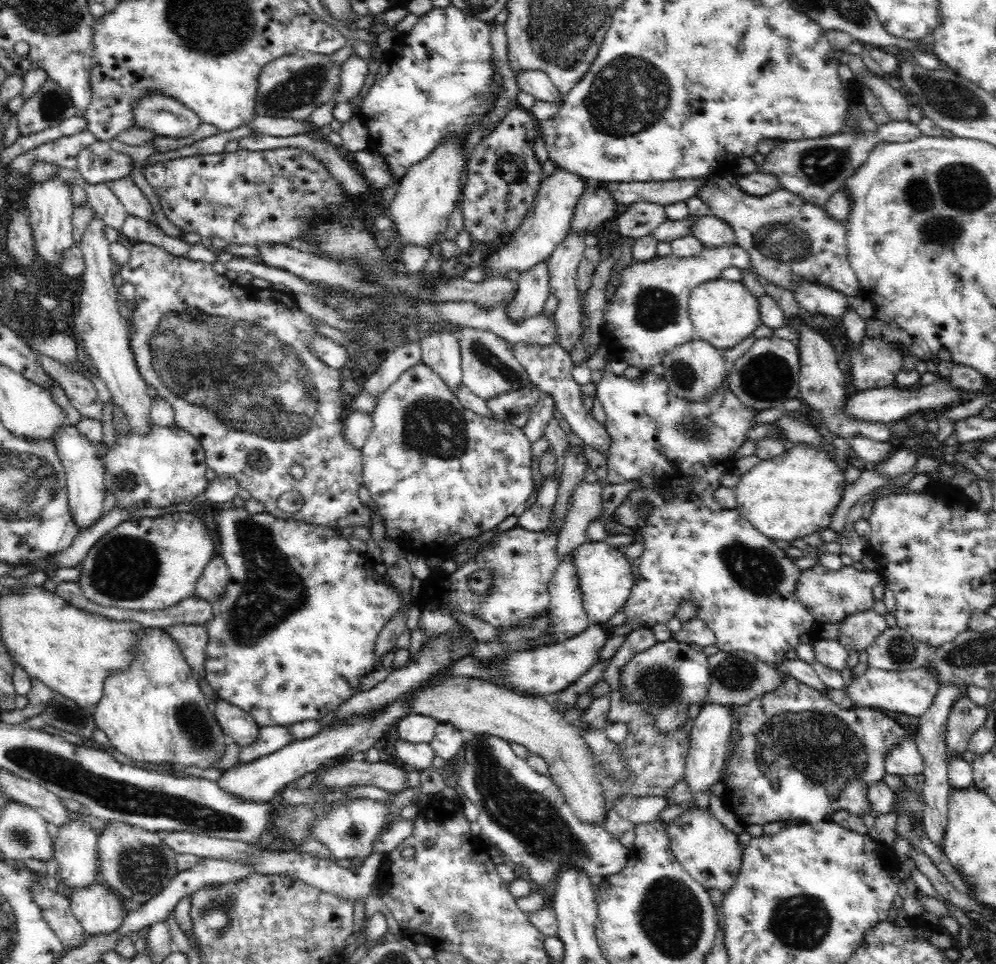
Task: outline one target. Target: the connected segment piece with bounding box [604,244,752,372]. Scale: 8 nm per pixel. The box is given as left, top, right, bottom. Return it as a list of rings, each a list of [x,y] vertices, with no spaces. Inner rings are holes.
[[[736,244],[728,246],[728,248],[705,247],[700,256],[692,256],[692,258],[680,258],[672,254],[628,266],[623,271],[621,283],[618,285],[611,303],[604,306],[605,330],[610,330],[615,336],[612,340],[612,347],[616,352],[616,357],[626,362],[628,366],[636,366],[642,372],[662,364],[662,360],[668,352],[672,352],[674,348],[680,348],[696,338],[693,324],[687,313],[687,302],[692,290],[699,284],[720,278],[721,270],[727,266],[737,266],[740,270],[751,270],[752,263],[750,262],[752,262],[752,257],[748,251]]]

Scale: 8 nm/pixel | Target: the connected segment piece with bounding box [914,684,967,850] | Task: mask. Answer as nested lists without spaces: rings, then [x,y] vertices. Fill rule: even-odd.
[[[946,684],[936,693],[932,706],[919,716],[919,726],[915,734],[915,741],[923,760],[924,785],[921,794],[924,799],[925,810],[923,812],[923,825],[925,836],[935,846],[942,850],[944,834],[948,824],[948,797],[953,789],[947,779],[948,755],[946,755],[945,724],[946,719],[956,697],[966,695],[966,687],[963,684]]]

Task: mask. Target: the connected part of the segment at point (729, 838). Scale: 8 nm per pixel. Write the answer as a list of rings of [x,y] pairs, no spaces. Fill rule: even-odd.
[[[694,805],[680,812],[678,816],[665,822],[668,846],[674,859],[680,863],[682,869],[704,889],[718,888],[723,894],[732,888],[732,883],[740,870],[741,848],[737,842],[737,835],[724,828],[712,814],[709,807]]]

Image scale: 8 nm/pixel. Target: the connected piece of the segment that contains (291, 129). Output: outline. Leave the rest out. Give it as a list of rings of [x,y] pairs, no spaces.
[[[258,115],[250,126],[257,132],[269,134],[270,136],[298,136],[298,134],[307,134],[313,130],[313,123],[310,119],[296,119],[294,117],[275,117],[268,115]]]

